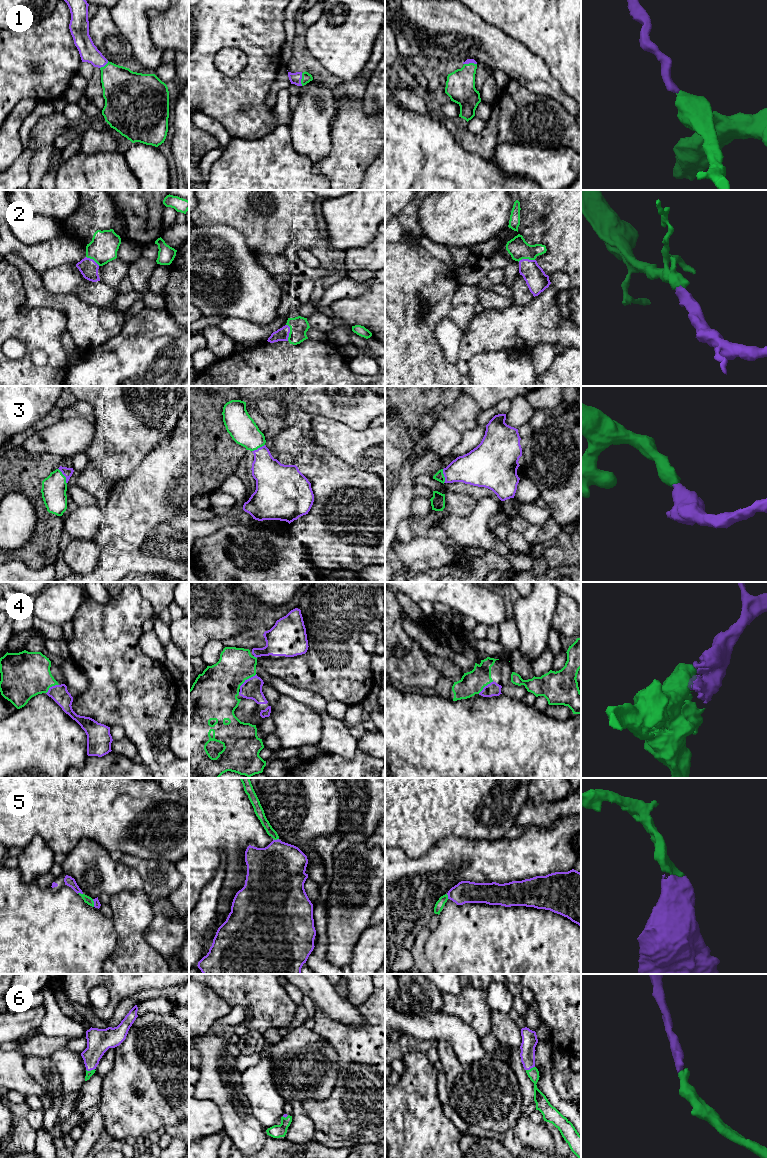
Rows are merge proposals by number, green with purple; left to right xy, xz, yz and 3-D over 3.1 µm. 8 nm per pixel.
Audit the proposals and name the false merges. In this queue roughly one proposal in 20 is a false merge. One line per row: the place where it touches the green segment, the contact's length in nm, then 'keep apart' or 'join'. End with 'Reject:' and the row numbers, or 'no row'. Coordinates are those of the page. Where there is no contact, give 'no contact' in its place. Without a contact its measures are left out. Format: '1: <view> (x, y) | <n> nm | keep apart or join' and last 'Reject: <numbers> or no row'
1: xz (301, 79) | 100 nm | join
2: xz (290, 332) | 140 nm | join
3: xy (64, 476) | 140 nm | join
4: xz (247, 678) | 180 nm | join
5: xz (276, 839) | 50 nm | join
6: xy (91, 1070) | 70 nm | join
Reject: no row

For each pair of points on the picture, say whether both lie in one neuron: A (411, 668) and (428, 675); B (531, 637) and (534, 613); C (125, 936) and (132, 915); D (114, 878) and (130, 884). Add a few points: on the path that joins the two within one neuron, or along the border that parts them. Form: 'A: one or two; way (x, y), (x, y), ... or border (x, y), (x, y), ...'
A: one; way (415, 671), (424, 675)
B: one; way (533, 631), (533, 619)
C: one; way (130, 931), (130, 920)
D: one; way (118, 878), (126, 880)

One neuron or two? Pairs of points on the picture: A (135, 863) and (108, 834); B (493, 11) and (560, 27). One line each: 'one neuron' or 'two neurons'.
A: two neurons
B: one neuron

